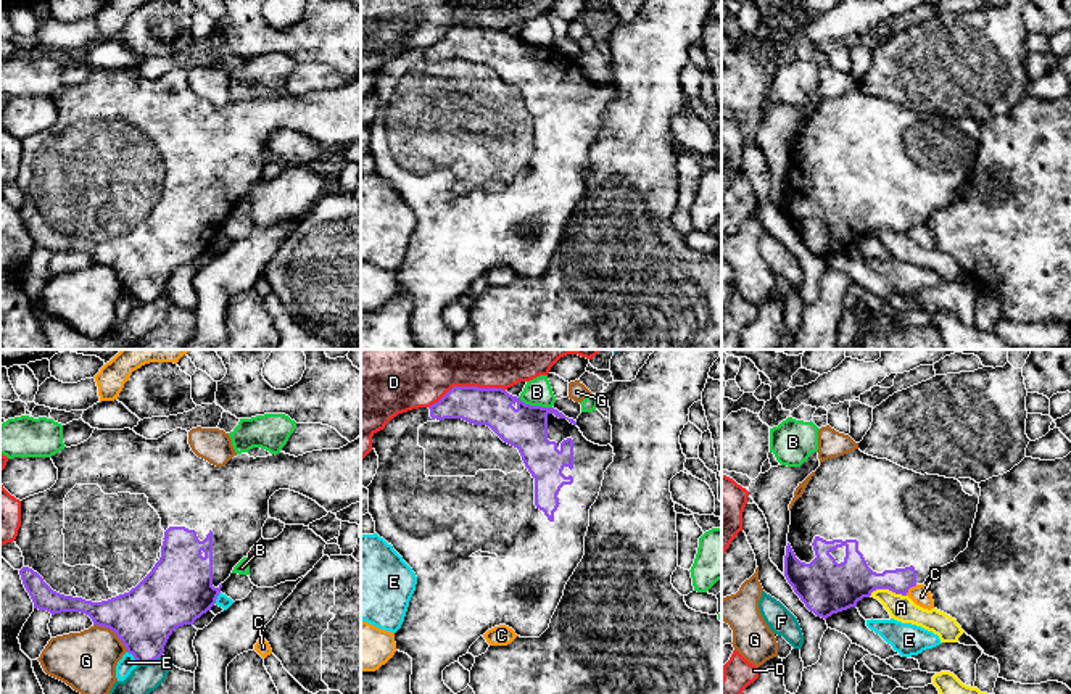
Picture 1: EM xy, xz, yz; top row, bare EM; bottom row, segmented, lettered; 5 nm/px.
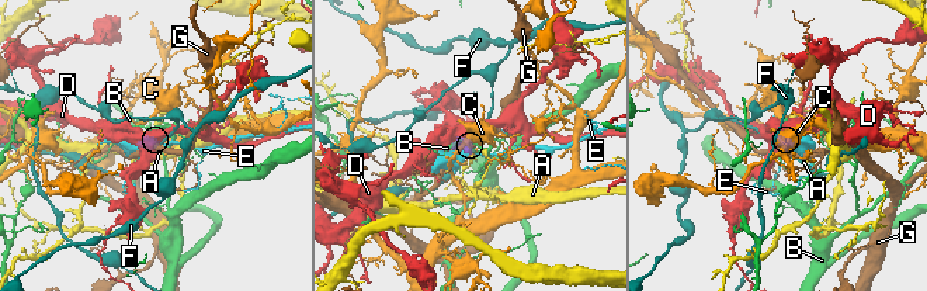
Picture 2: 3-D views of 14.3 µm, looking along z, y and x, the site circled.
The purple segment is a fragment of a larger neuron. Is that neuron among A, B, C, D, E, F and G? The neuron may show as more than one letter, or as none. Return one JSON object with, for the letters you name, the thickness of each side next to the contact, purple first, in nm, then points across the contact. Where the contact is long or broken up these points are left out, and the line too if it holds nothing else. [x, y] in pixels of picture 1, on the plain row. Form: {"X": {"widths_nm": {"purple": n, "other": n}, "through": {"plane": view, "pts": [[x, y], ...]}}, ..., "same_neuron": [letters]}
{"same_neuron": []}

